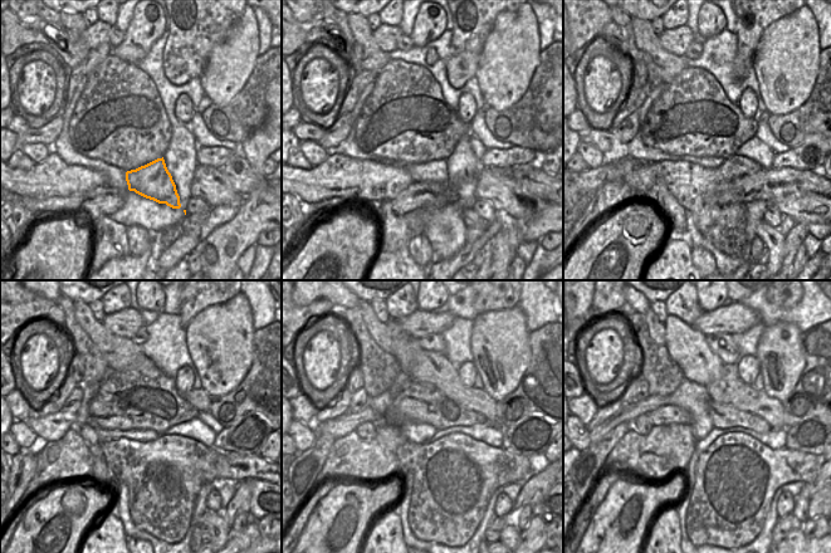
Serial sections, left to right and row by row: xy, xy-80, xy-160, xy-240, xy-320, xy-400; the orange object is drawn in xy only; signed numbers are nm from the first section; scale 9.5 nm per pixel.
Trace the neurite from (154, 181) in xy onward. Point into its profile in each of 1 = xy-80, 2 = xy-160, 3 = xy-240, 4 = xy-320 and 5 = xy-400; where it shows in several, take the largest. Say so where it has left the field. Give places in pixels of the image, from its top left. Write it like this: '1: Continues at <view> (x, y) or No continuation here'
1: Continues at xy-80 (470, 218)
2: Continues at xy-160 (773, 239)
3: Continues at xy-240 (220, 532)
4: Continues at xy-320 (509, 536)
5: Continues at xy-400 (796, 536).

